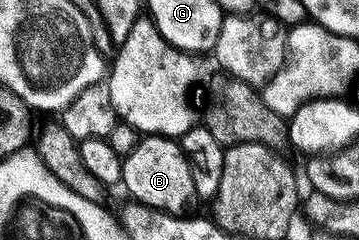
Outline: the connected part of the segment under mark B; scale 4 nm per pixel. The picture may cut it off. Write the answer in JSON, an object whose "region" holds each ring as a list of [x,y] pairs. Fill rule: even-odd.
{"region":[[[150,134],[142,137],[138,141],[137,147],[124,155],[121,163],[121,182],[125,190],[129,193],[130,199],[142,202],[152,210],[164,210],[166,214],[180,215],[189,206],[189,201],[194,201],[195,184],[191,180],[191,168],[185,158],[185,153],[181,151],[180,141],[172,138],[162,138],[160,134]]]}

